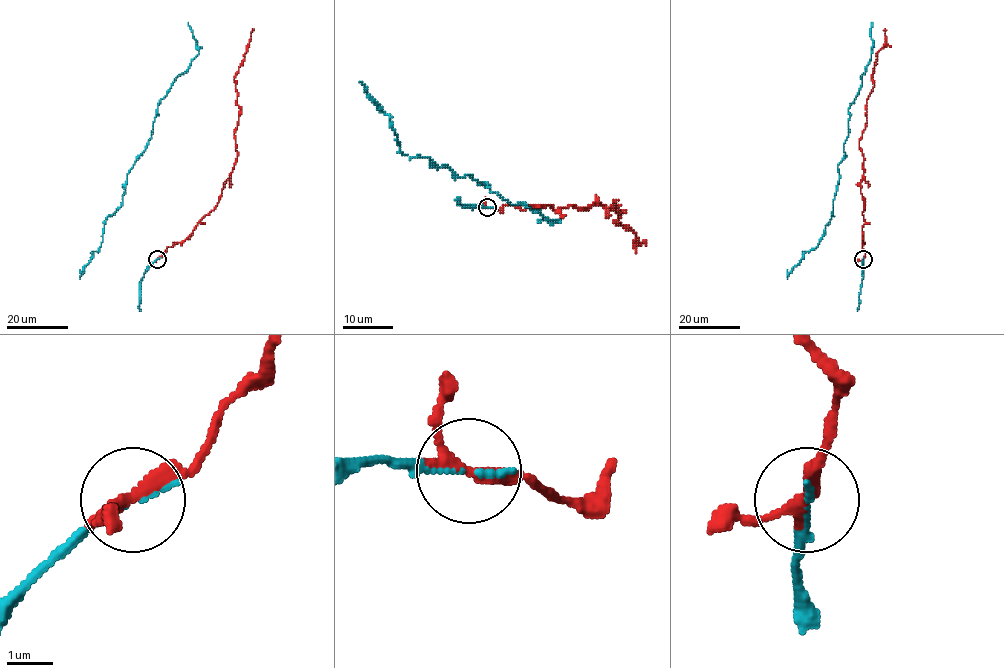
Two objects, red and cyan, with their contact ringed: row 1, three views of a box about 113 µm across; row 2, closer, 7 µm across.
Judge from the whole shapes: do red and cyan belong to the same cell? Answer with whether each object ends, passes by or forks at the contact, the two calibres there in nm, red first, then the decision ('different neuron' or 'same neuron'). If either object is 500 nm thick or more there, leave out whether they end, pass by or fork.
red passes by | cyan ends | 280/80 nm | same neuron

